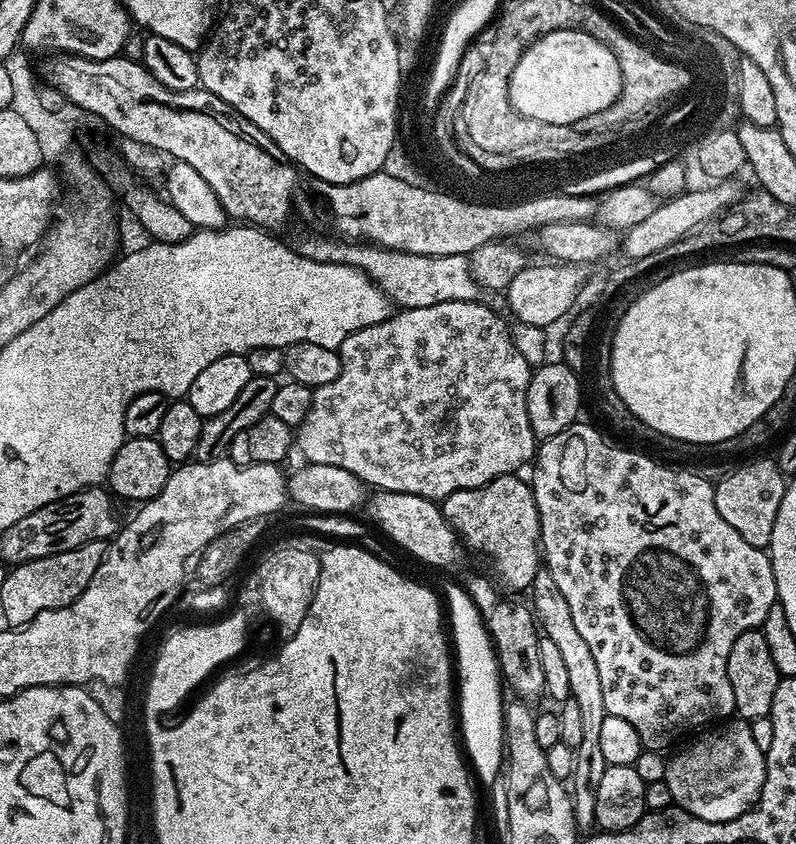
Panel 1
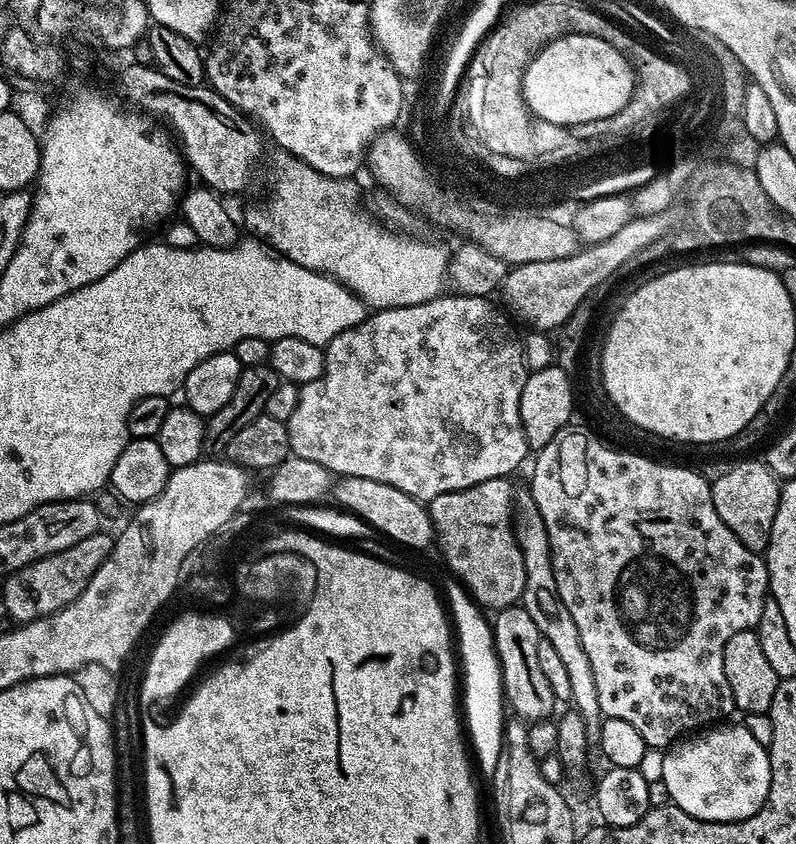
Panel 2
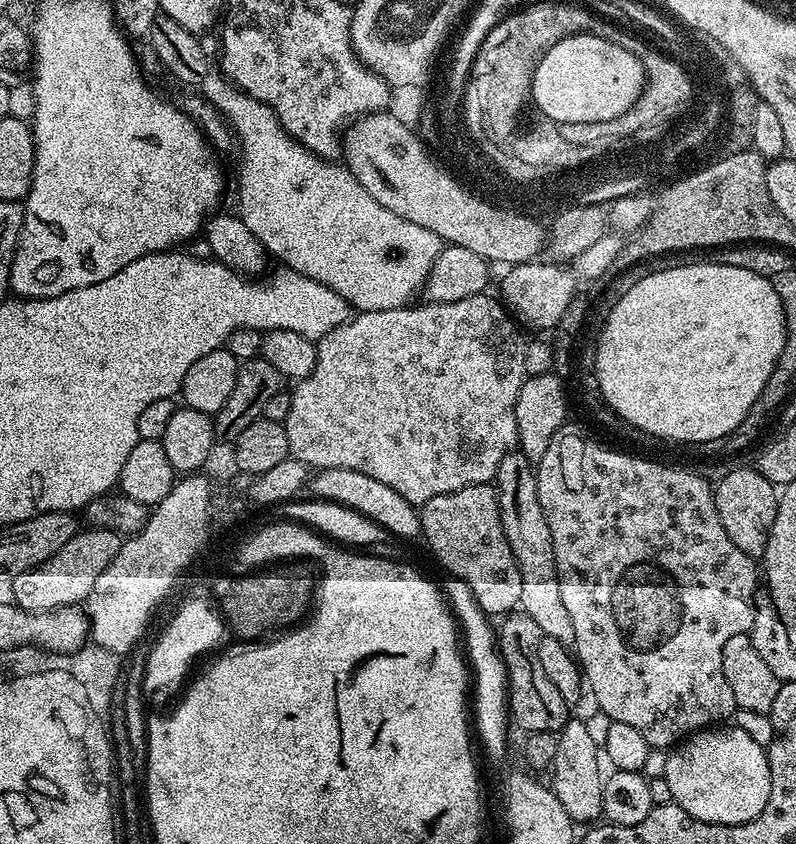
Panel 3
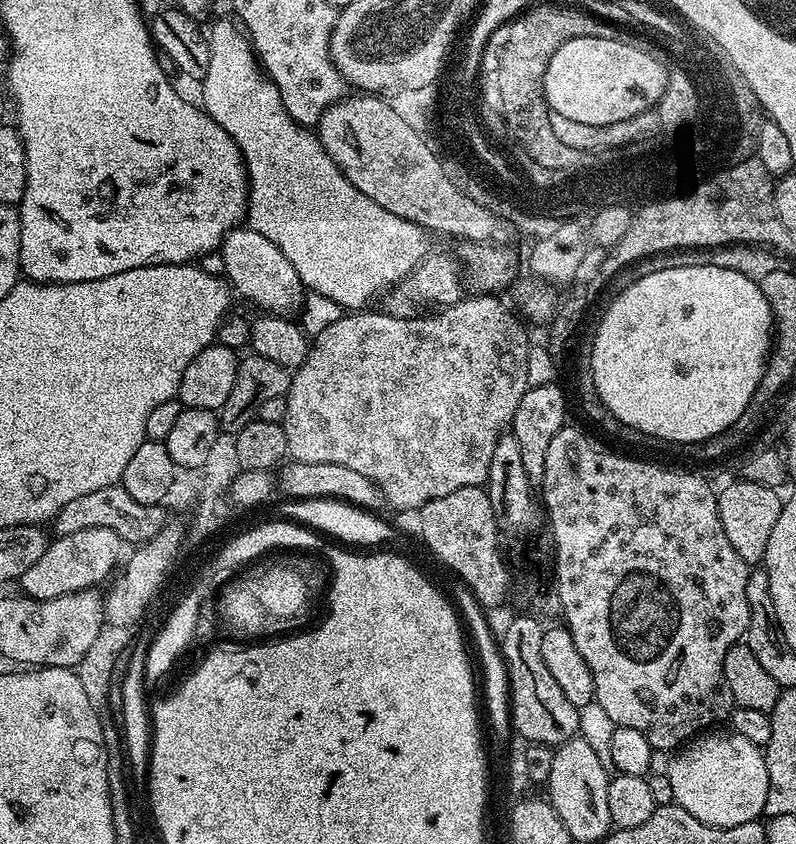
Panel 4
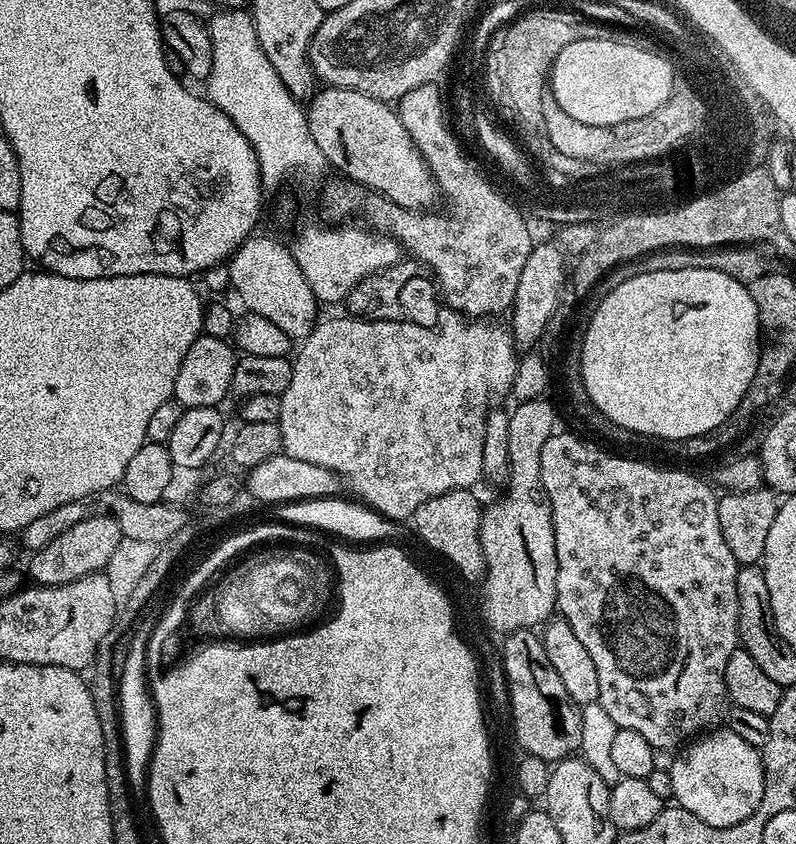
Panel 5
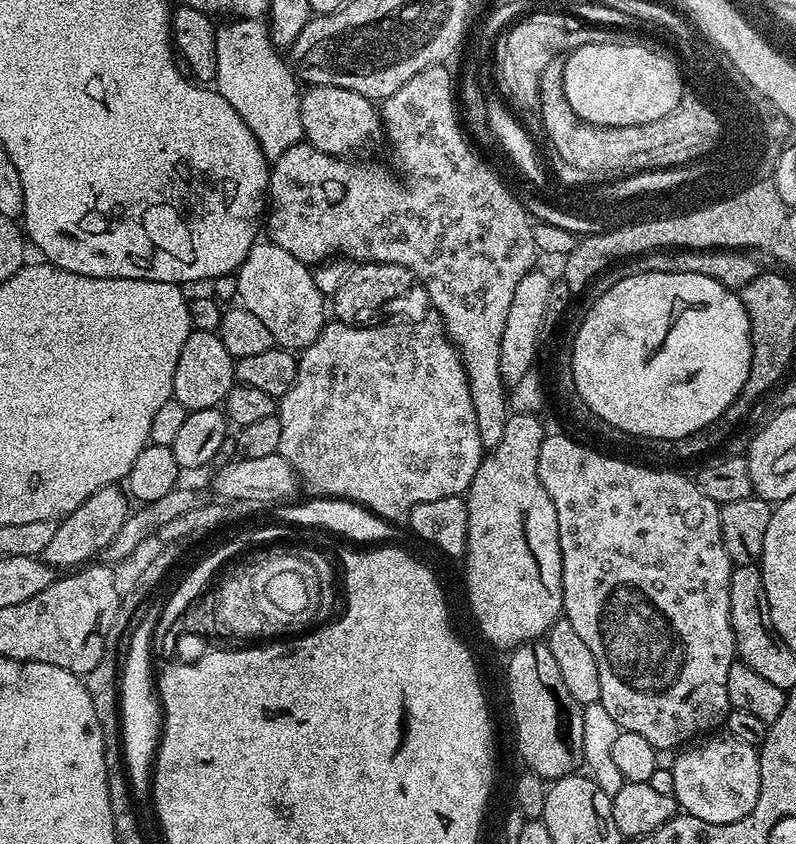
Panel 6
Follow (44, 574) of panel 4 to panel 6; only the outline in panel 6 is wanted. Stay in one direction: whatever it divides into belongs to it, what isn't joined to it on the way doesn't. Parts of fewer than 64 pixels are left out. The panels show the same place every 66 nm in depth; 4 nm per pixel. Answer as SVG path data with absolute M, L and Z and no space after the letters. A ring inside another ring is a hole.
M105 484L97 492L90 494L90 498L86 498L86 502L78 506L78 510L57 523L54 538L50 538L46 545L43 562L56 570L75 570L95 561L104 549L110 546L111 540L126 522L130 513L128 504L130 505L130 500L125 489L115 484Z

